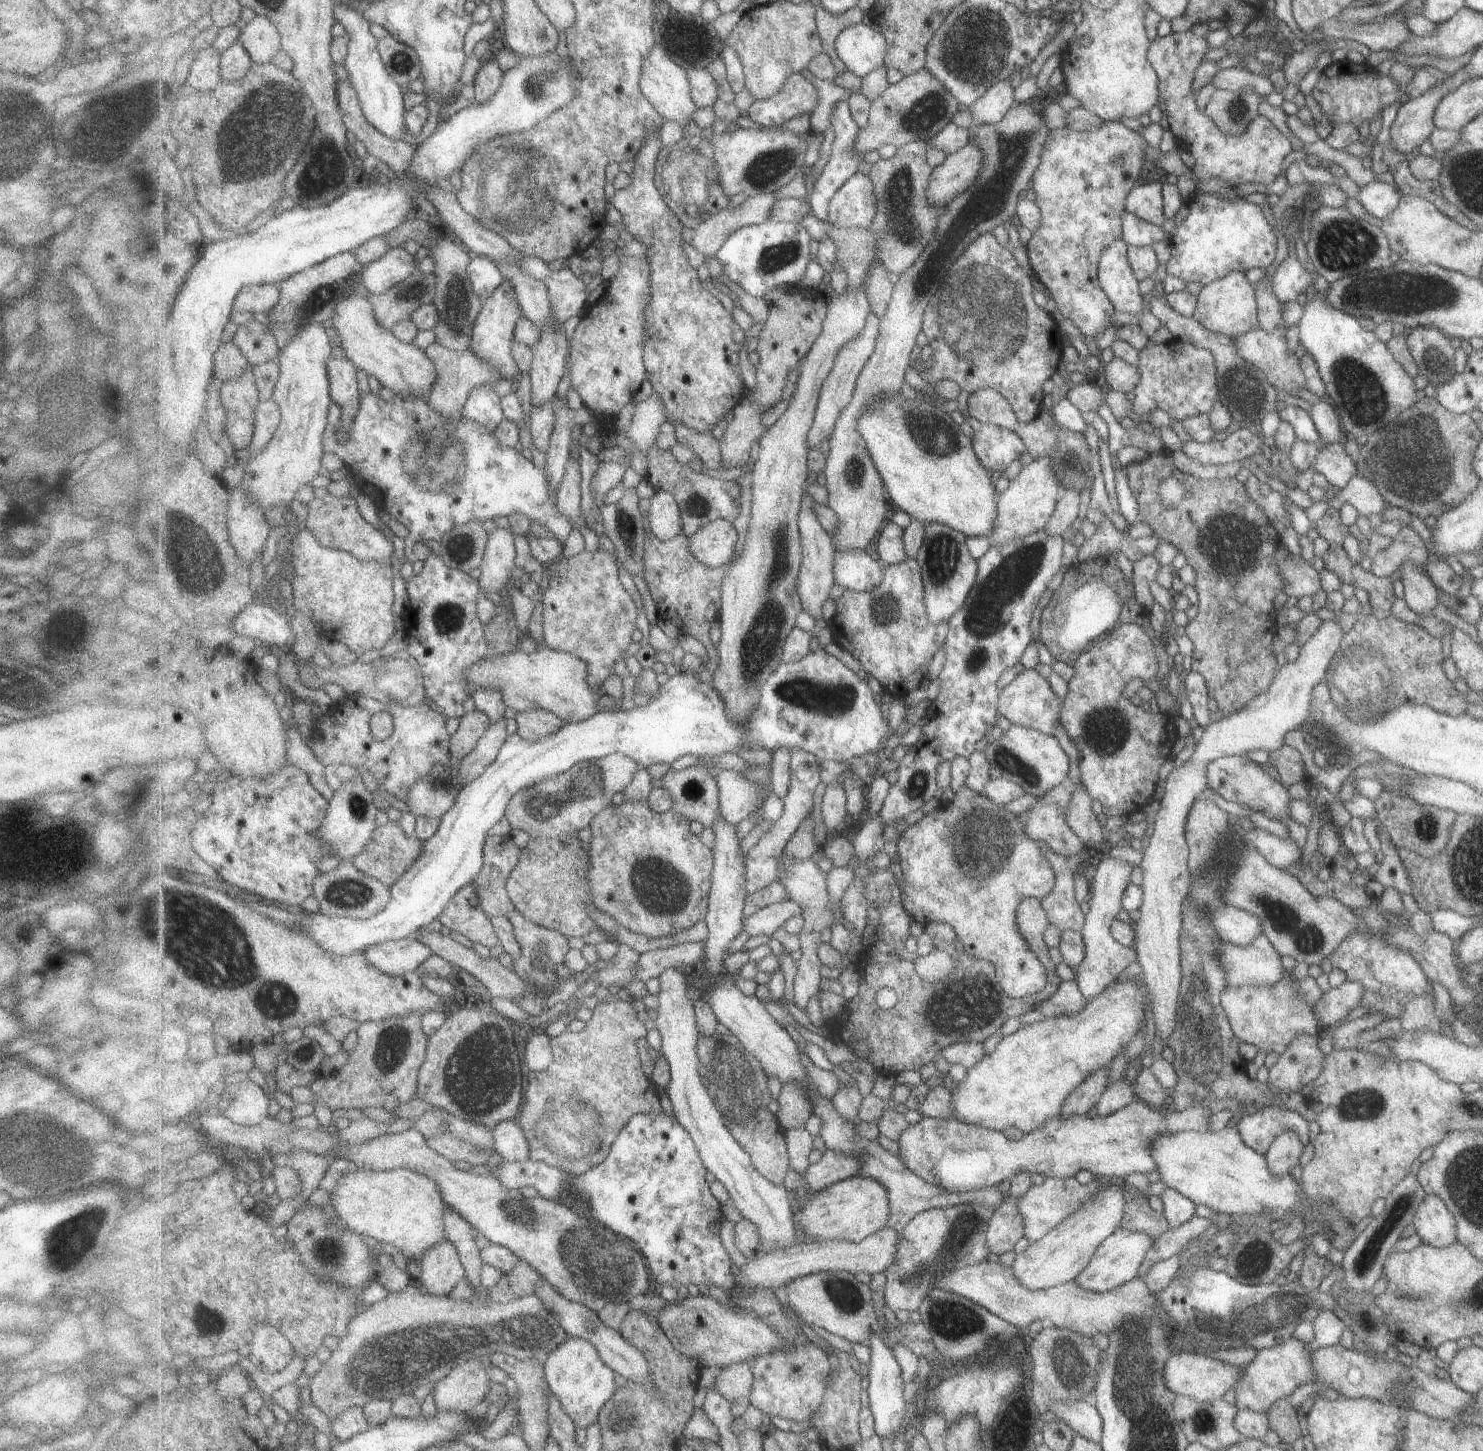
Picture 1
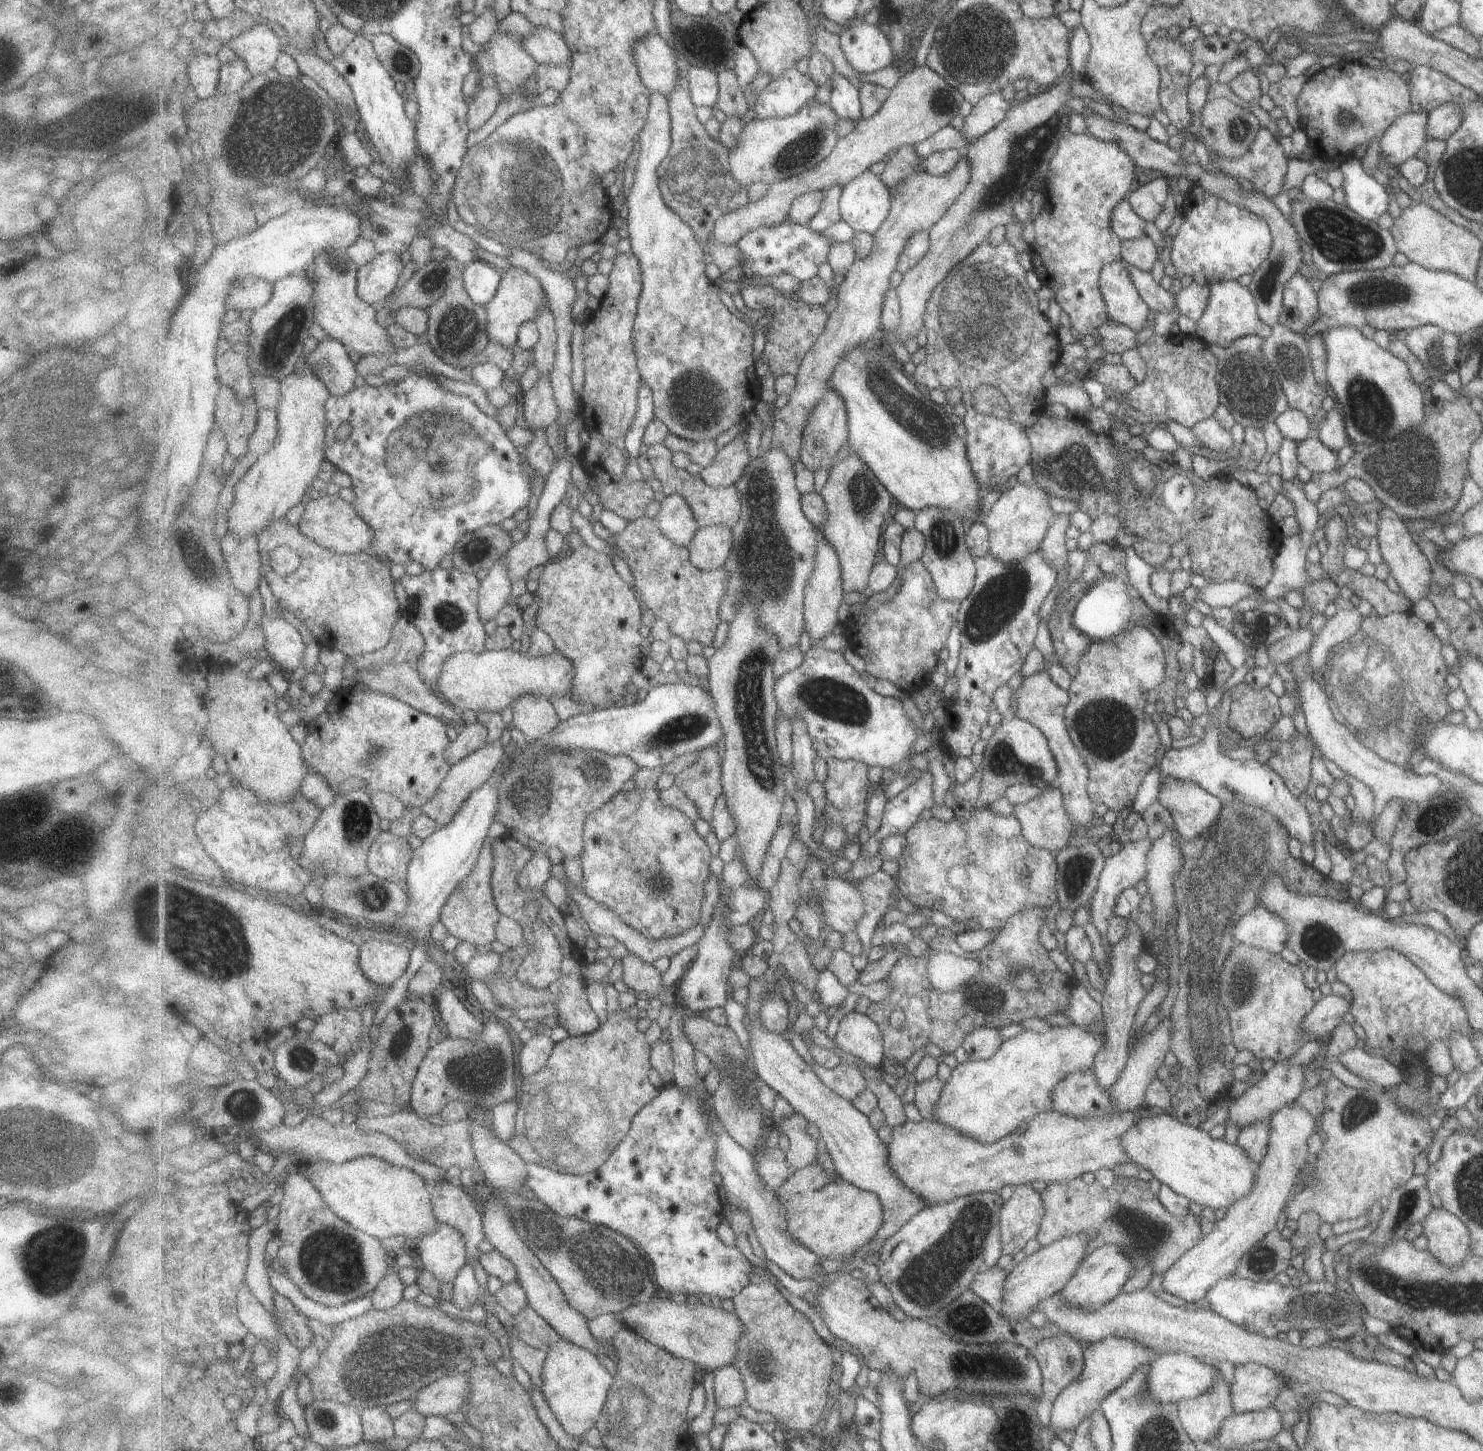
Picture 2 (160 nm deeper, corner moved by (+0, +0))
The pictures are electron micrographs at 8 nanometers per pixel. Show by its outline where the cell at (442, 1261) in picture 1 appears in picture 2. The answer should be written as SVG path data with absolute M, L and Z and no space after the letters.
M439 1223L436 1229L414 1245L420 1256L422 1268L432 1272L442 1281L454 1281L459 1271L468 1263L468 1242L464 1234L447 1223Z

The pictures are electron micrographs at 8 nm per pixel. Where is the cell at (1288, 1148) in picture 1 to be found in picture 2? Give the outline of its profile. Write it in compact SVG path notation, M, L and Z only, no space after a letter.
M1287 1103L1271 1115L1267 1124L1266 1151L1261 1162L1256 1164L1257 1170L1250 1191L1229 1205L1223 1218L1214 1222L1211 1232L1201 1237L1195 1246L1186 1250L1162 1274L1160 1290L1191 1305L1195 1304L1197 1300L1204 1298L1217 1279L1233 1275L1245 1252L1275 1228L1279 1212L1289 1199L1295 1178L1309 1159L1306 1142L1316 1130L1316 1120L1304 1108Z

